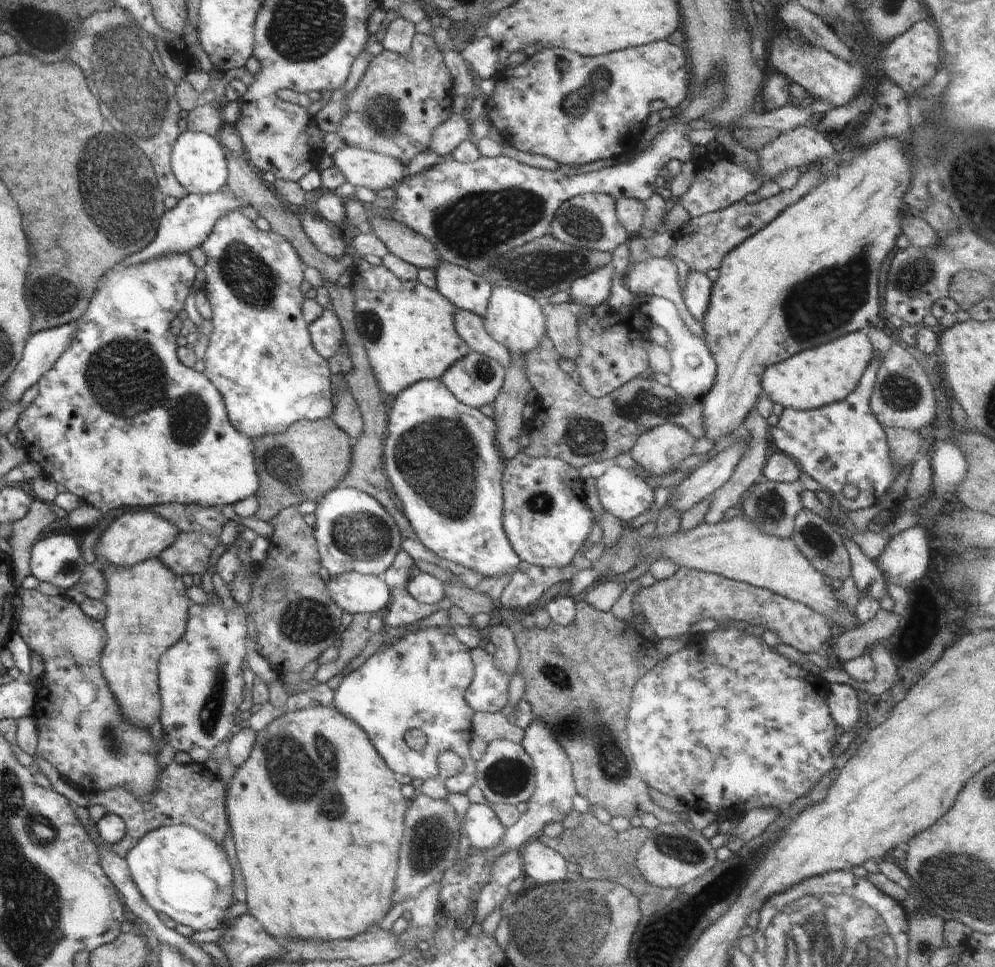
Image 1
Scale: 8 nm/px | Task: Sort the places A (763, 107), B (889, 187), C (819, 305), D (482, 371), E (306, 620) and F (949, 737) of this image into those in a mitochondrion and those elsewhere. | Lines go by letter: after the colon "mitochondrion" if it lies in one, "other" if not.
A: other
B: other
C: mitochondrion
D: mitochondrion
E: mitochondrion
F: other

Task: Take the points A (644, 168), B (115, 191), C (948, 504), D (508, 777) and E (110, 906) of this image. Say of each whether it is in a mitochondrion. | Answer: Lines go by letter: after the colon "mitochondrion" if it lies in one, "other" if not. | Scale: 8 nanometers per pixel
A: other
B: mitochondrion
C: other
D: mitochondrion
E: other

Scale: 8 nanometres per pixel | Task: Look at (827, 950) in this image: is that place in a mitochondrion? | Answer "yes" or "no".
yes

